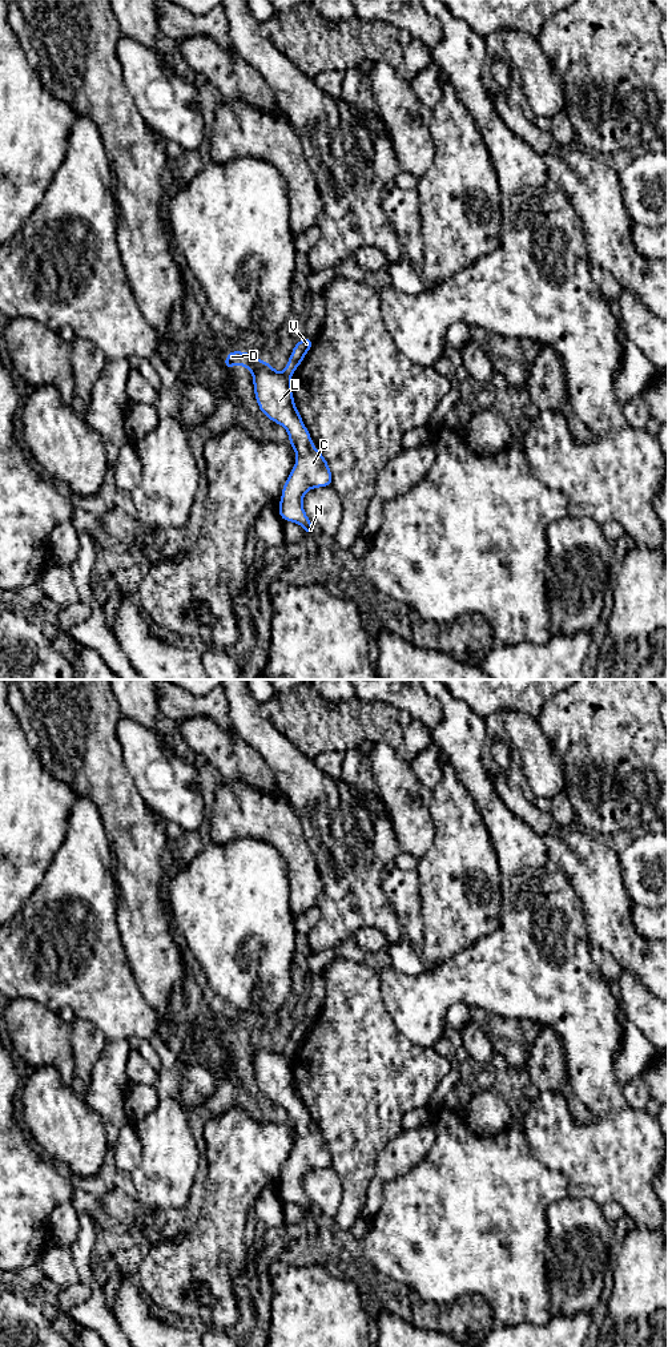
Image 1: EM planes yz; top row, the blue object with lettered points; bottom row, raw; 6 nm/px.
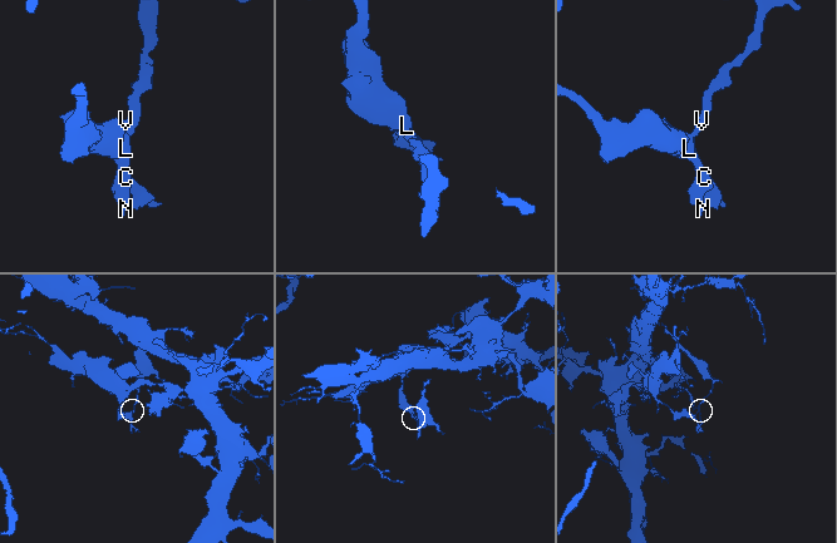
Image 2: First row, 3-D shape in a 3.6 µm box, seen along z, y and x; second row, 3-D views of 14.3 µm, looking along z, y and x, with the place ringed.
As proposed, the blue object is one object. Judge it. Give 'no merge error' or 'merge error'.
merge error

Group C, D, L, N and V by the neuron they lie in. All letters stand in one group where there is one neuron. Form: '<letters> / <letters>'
C D L N / V

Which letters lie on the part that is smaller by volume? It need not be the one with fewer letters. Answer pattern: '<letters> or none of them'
V

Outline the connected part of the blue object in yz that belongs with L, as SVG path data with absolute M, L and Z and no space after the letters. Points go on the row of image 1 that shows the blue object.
M245 351L228 354L224 366L230 370L234 364L246 367L253 375L254 395L261 414L282 426L289 433L289 443L297 459L283 484L278 512L282 520L301 525L310 536L315 528L305 513L303 495L314 488L331 487L333 476L295 407L291 376L285 371L277 372L270 363Z

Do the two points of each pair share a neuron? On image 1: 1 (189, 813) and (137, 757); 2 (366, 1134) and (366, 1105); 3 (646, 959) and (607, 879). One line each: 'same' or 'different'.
1: same
2: same
3: same

